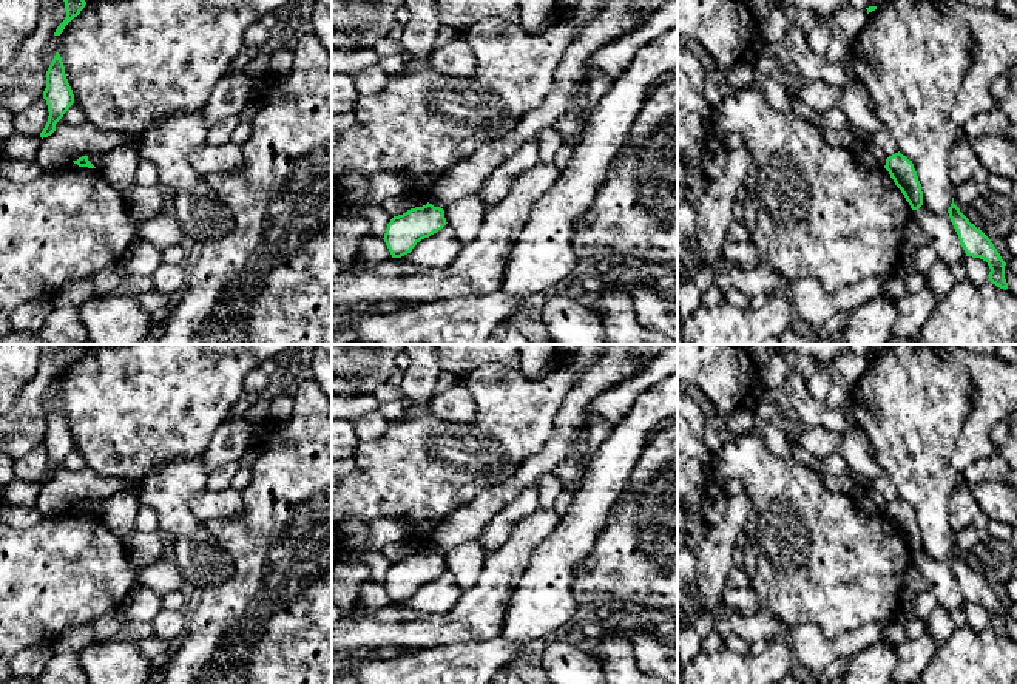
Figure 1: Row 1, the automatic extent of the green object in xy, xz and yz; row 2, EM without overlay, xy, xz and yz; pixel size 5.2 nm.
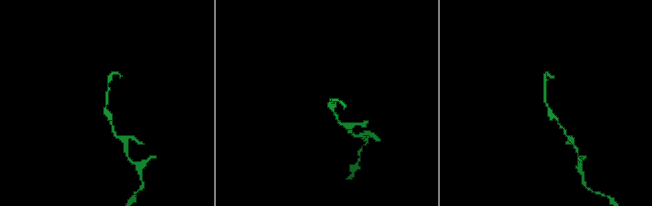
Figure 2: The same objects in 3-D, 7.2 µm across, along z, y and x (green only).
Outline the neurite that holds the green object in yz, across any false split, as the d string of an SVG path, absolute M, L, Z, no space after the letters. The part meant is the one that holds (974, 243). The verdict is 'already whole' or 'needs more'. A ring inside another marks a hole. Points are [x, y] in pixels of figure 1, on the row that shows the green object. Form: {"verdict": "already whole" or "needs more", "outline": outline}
{"verdict": "already whole", "outline": "M954 198L948 213L966 256L986 261L991 269L989 281L1000 289L1008 289L1008 283L1005 279L1006 262L1002 259L991 239L980 229L969 222L969 219L954 204Z"}

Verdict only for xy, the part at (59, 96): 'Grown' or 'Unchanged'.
Unchanged

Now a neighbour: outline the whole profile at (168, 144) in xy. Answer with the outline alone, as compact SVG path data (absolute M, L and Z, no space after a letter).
M201 110L179 113L150 127L137 141L139 157L156 165L159 185L168 195L204 184L188 156L207 144L208 128Z

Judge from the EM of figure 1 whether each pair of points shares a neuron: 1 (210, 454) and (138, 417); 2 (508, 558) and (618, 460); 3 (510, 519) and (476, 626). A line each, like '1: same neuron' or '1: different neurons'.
1: different neurons
2: different neurons
3: different neurons

